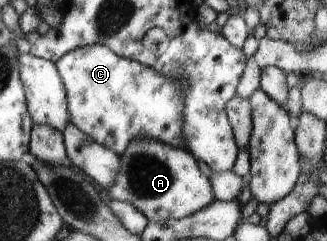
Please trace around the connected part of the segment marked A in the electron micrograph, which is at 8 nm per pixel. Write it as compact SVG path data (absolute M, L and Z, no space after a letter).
M137 138L129 142L120 160L115 186L109 188L109 194L115 200L133 204L147 221L185 218L217 200L210 178L199 170L196 158L186 150L173 148L153 138Z

